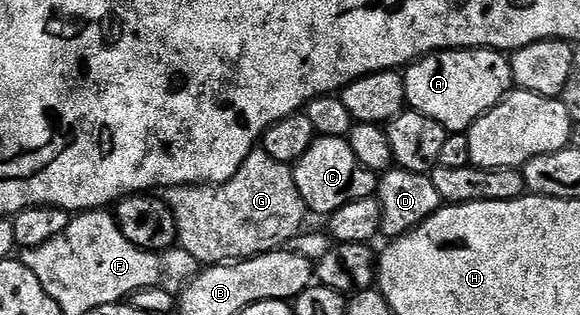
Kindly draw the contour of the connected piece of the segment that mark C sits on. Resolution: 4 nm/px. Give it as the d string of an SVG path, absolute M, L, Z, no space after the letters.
M321 136L302 154L302 158L292 169L294 182L298 186L298 194L302 194L302 202L309 213L317 212L321 218L332 215L334 210L342 210L350 202L358 202L362 198L370 198L376 194L377 173L372 172L354 154L345 138Z

